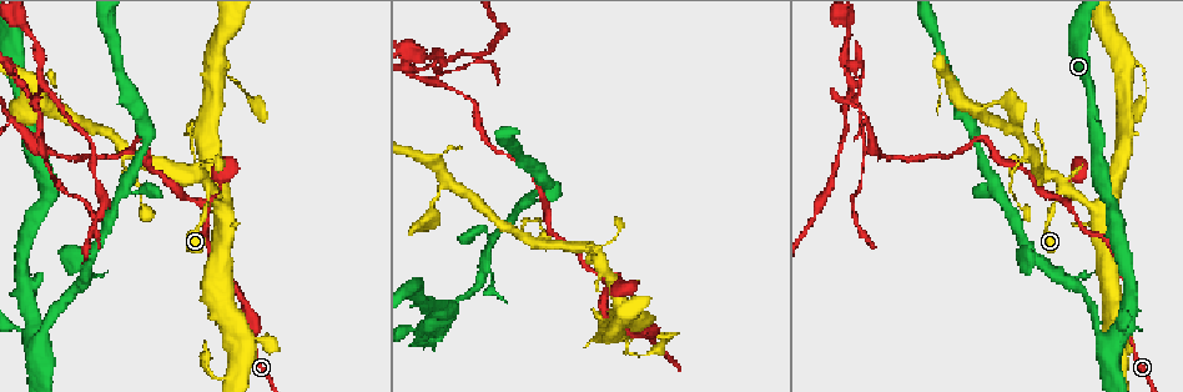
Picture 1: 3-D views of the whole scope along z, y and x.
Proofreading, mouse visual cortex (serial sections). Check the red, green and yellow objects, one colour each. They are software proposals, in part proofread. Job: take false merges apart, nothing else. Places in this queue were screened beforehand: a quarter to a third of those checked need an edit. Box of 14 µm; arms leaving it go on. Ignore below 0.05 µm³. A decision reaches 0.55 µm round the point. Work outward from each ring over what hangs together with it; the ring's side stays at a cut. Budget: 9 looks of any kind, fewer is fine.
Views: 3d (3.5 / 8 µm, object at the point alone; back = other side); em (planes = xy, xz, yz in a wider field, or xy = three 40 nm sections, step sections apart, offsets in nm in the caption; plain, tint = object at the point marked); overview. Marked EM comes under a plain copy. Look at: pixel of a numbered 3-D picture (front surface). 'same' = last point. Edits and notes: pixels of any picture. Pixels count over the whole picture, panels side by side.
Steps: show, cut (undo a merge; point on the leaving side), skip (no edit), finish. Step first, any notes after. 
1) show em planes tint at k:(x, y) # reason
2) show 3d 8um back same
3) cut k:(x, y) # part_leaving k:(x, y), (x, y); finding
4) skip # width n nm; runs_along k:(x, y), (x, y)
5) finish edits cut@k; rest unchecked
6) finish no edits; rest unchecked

show 3d 3.5um at 1:(540, 191)

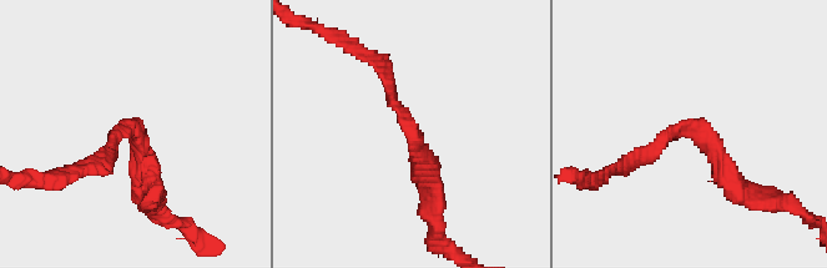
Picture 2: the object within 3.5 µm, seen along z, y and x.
show em planes tint at 2:(411, 123) # arm_widths 200, 250 nm

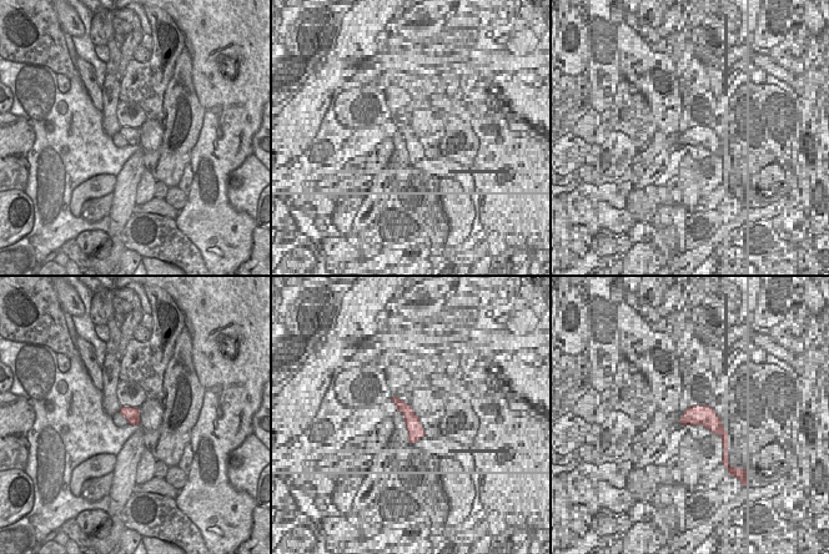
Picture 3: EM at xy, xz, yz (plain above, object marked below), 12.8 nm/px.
skip # runs_along 2:(424, 178), (379, 64); all the same cell

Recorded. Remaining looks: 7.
show 3d 3.5um at 1:(208, 186) # three-way junction

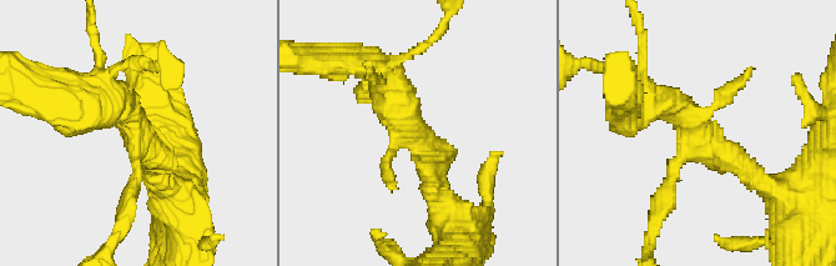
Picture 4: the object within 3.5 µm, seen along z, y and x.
show em xy step 3 tint at 4:(414, 133) # now the EM

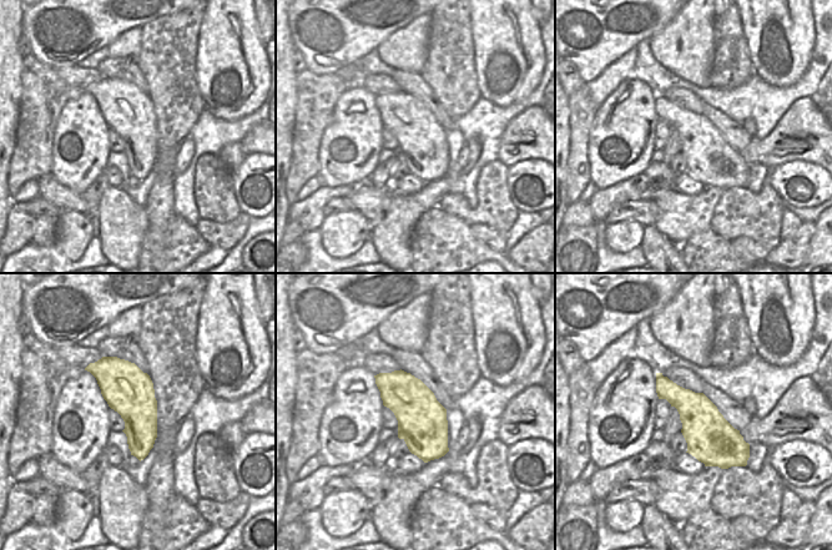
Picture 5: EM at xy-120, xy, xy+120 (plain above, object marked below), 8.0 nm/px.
skip # width 400 nm; runs_along 4:(403, 95), (438, 197); continuous, no second cell

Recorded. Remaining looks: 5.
show 3d 8um back at 1:(1027, 153) # three-way junction

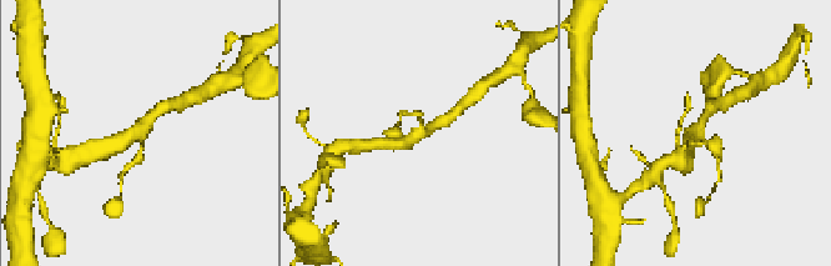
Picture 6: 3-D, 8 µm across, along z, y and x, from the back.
show 3d 3.5um at 6:(139, 134)

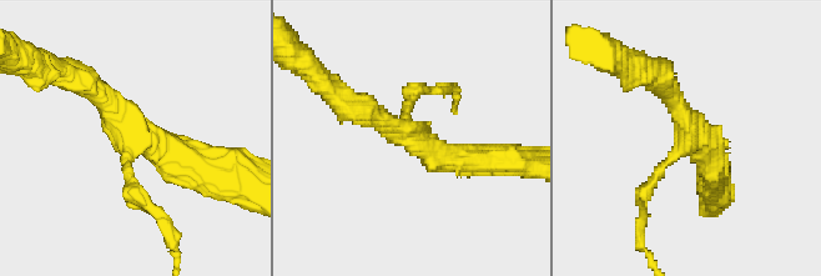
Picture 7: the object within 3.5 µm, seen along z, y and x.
show em xy step 3 tint at 7:(137, 133) # arms 3; arm_widths 150, 300, 400 nm; need the tissue

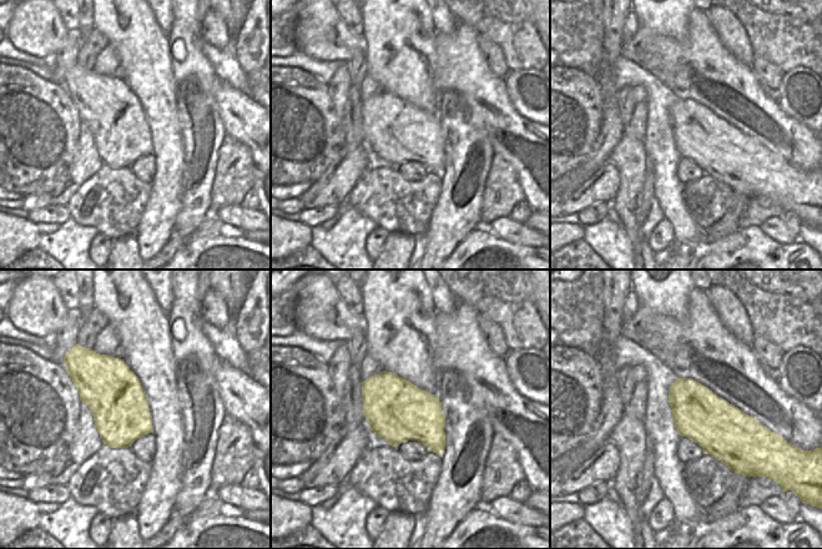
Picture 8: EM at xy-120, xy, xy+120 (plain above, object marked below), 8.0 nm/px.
skip # runs_along 7:(205, 171), (144, 140), (79, 79); continuous, no second cell

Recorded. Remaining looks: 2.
show 3d 3.5um at 1:(539, 222) # thin neck

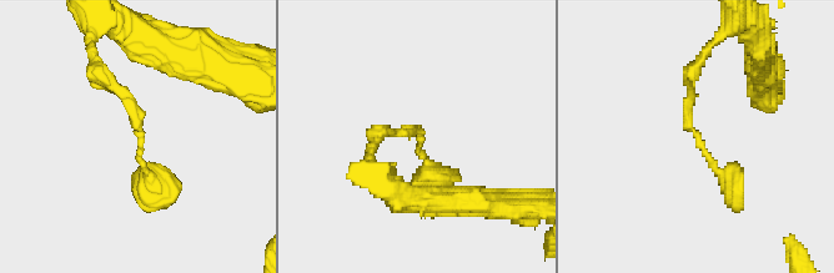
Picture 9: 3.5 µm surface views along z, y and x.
show em xy step 1 tint at 9:(418, 145)

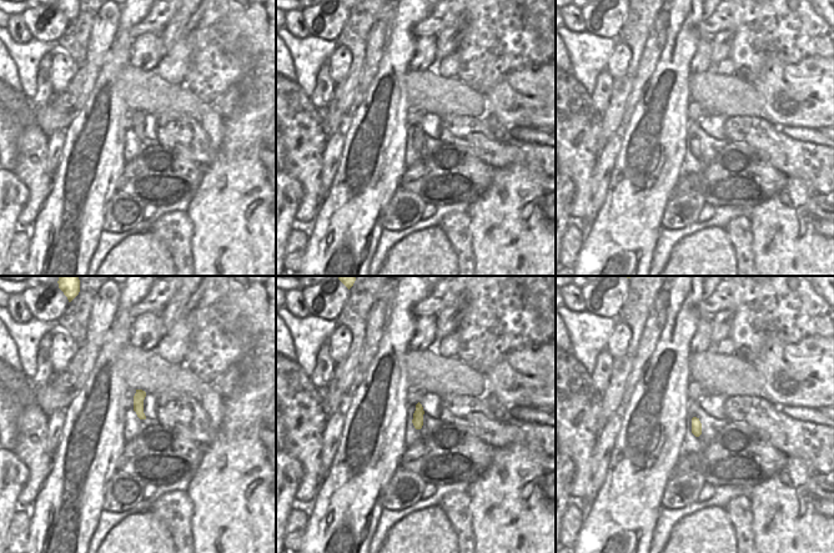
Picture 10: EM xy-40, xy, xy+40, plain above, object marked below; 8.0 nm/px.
skip # continuous, no second cell

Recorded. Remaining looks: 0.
finish no edits; rest unchecked

